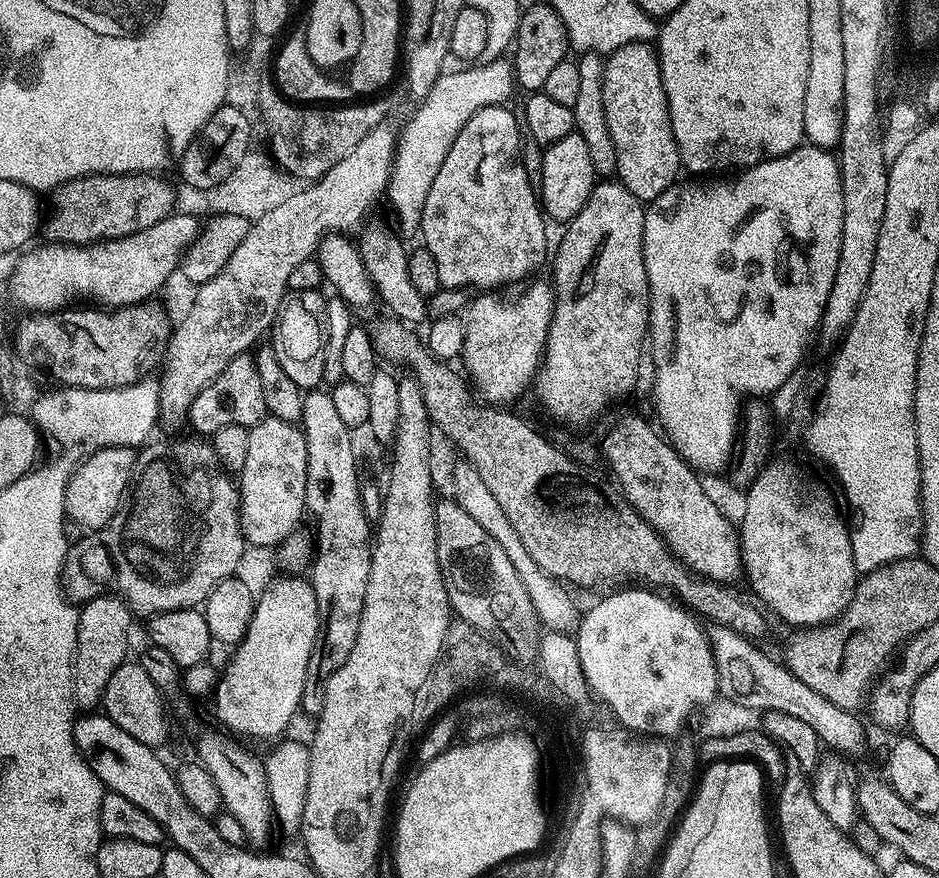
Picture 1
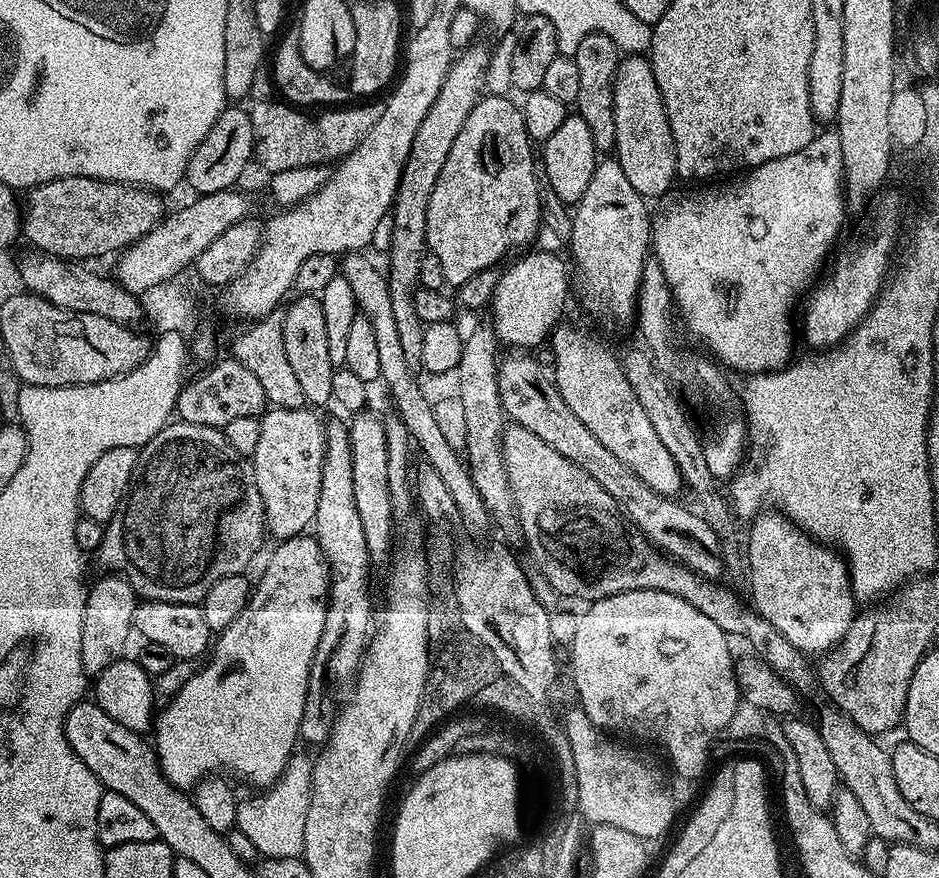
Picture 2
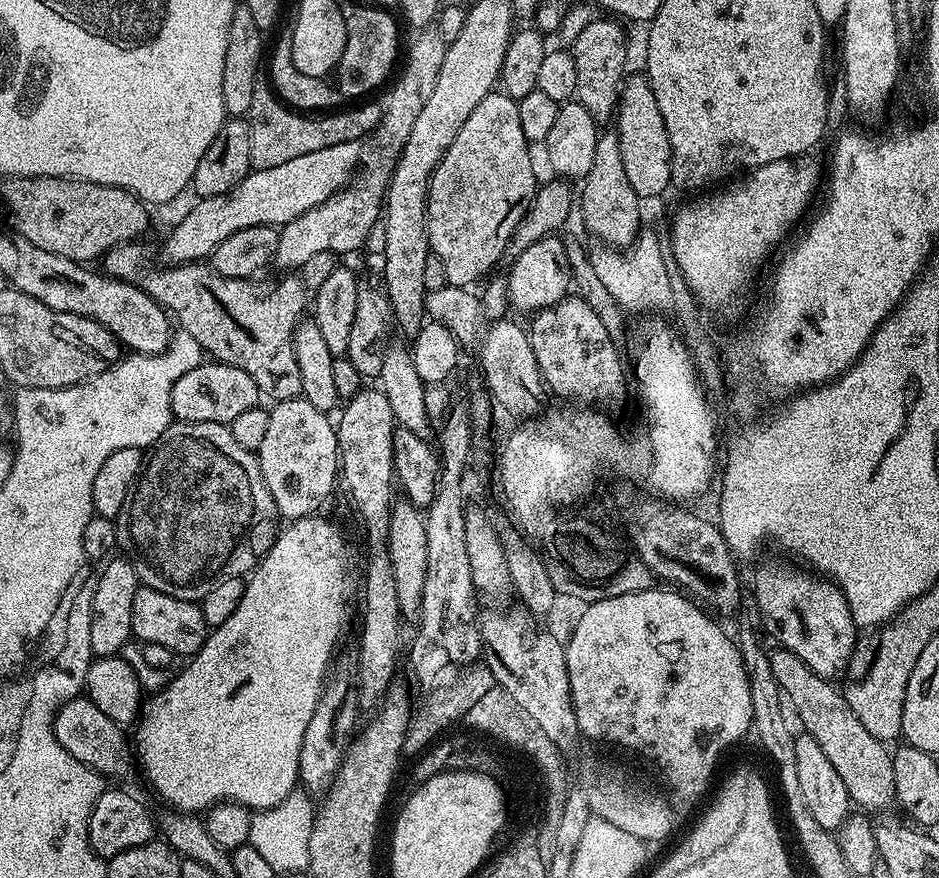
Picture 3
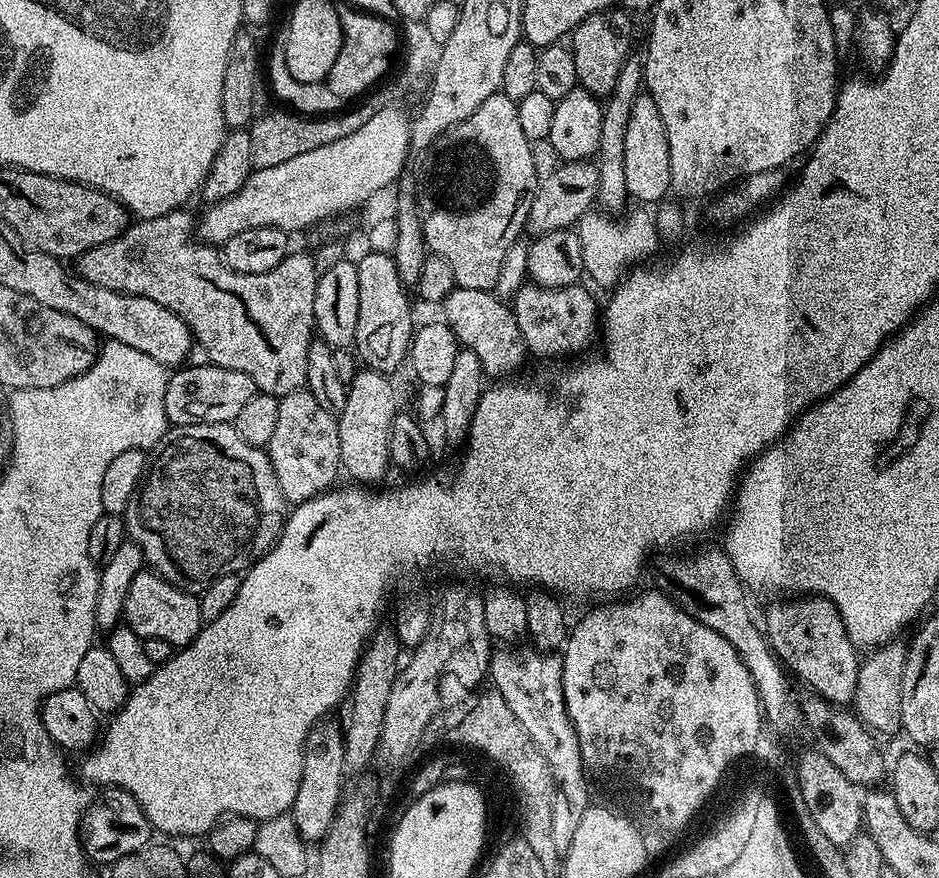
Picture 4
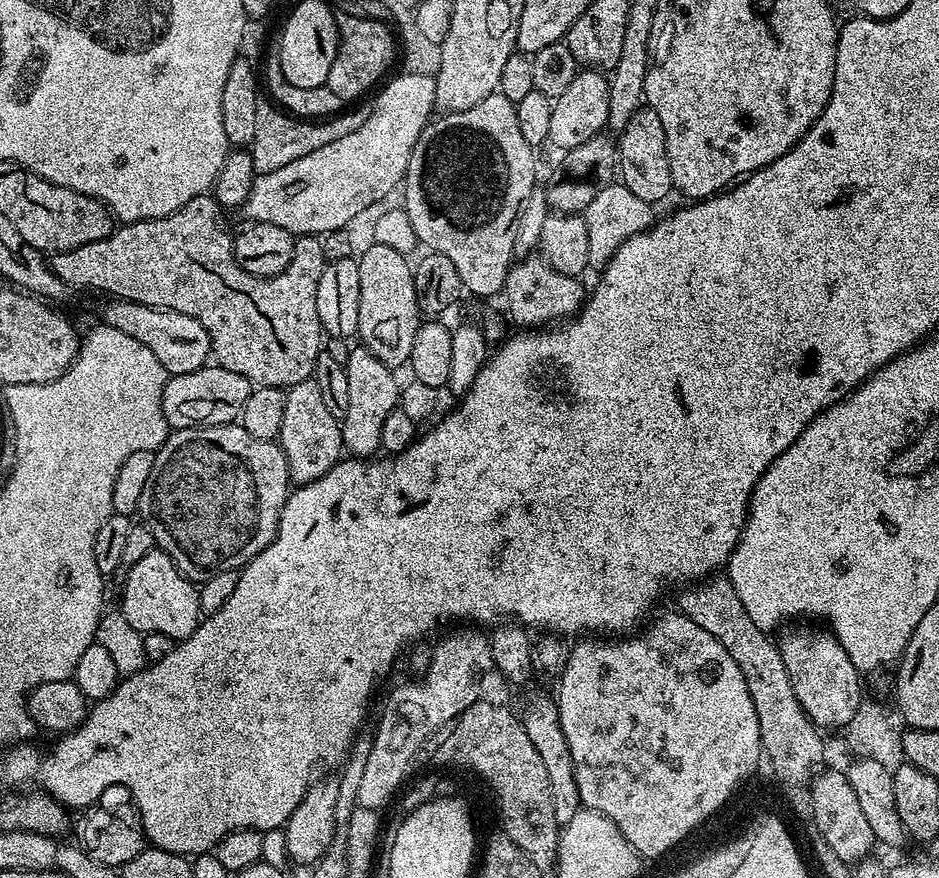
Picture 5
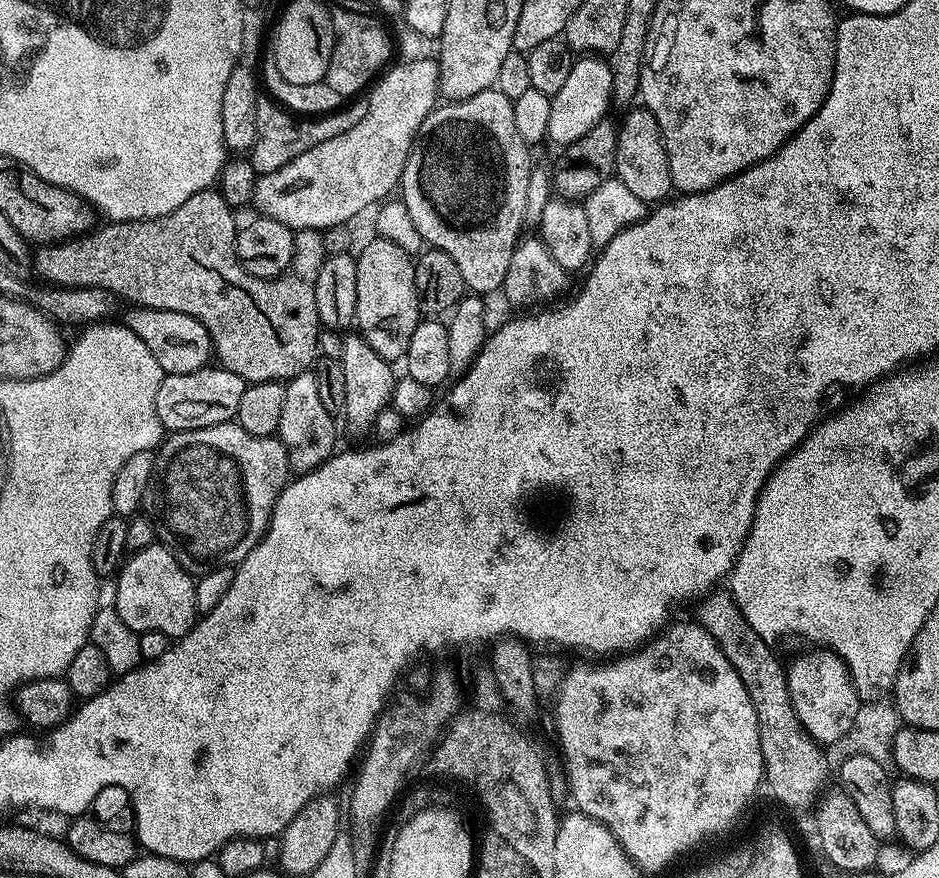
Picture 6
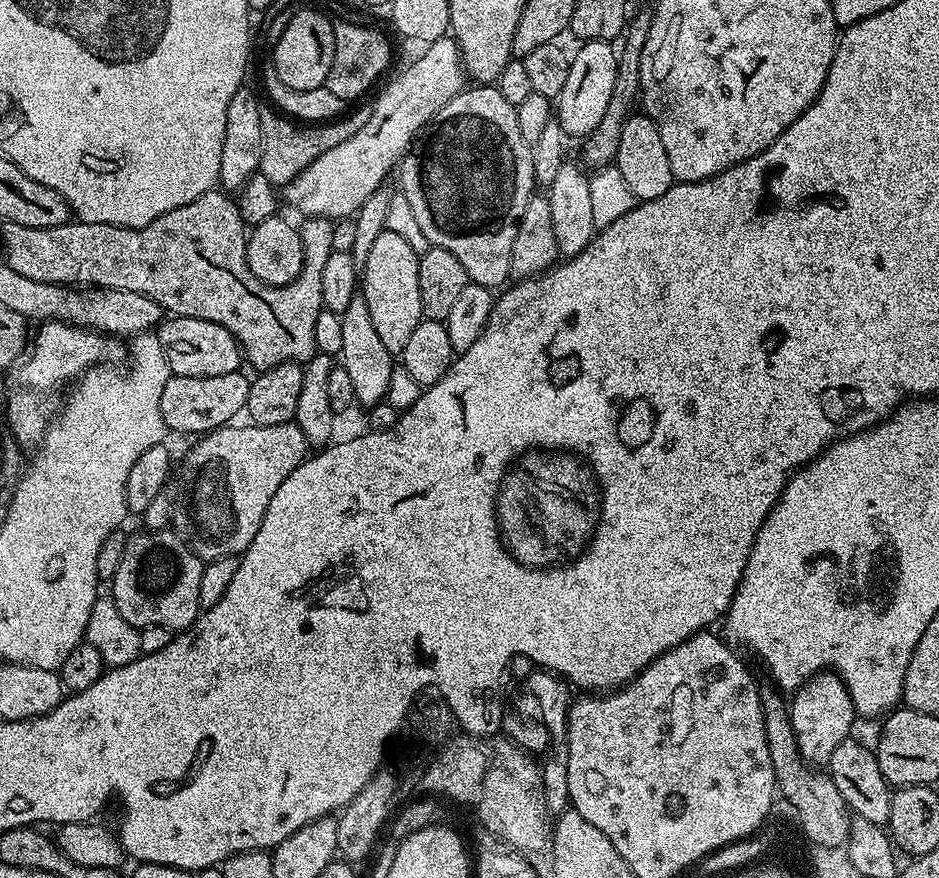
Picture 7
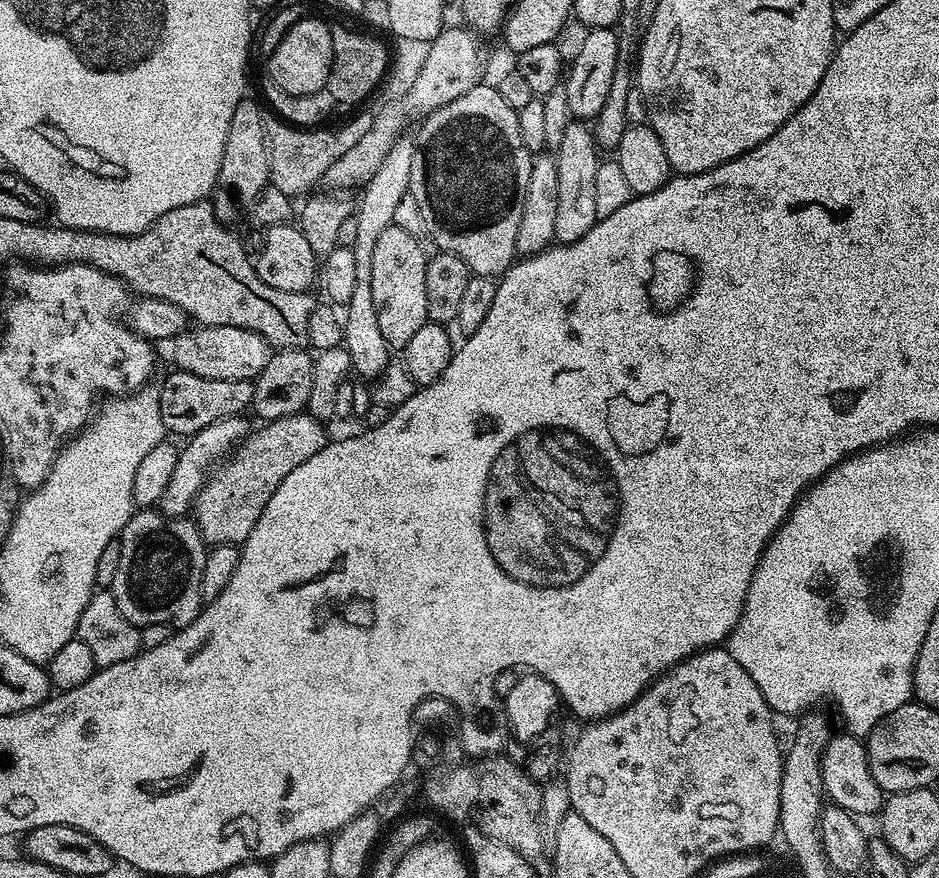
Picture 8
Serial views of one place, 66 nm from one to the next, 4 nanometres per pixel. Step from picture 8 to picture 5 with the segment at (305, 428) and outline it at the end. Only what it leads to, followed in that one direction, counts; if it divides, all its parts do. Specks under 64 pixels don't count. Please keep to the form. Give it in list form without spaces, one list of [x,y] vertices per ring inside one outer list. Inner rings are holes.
[[[239,422],[210,424],[194,428],[177,428],[169,431],[168,436],[164,439],[163,444],[156,449],[155,454],[154,470],[150,470],[150,478],[146,478],[146,490],[142,490],[138,516],[144,527],[150,530],[150,534],[156,543],[156,548],[172,559],[181,576],[199,586],[222,570],[239,570],[244,565],[249,564],[276,537],[276,527],[280,524],[280,512],[284,509],[284,503],[288,501],[290,491],[288,463],[279,443],[263,440],[262,438],[254,438],[250,434],[246,434],[246,430]]]

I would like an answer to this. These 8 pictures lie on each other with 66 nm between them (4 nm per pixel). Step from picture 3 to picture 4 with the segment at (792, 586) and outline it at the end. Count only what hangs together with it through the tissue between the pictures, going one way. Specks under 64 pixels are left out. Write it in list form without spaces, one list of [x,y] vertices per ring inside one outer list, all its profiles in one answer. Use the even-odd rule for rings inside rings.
[[[805,595],[769,604],[772,605],[762,619],[762,628],[780,663],[815,695],[837,706],[851,705],[858,686],[860,660],[858,650],[850,642],[846,626],[842,626],[842,618],[831,600]]]

